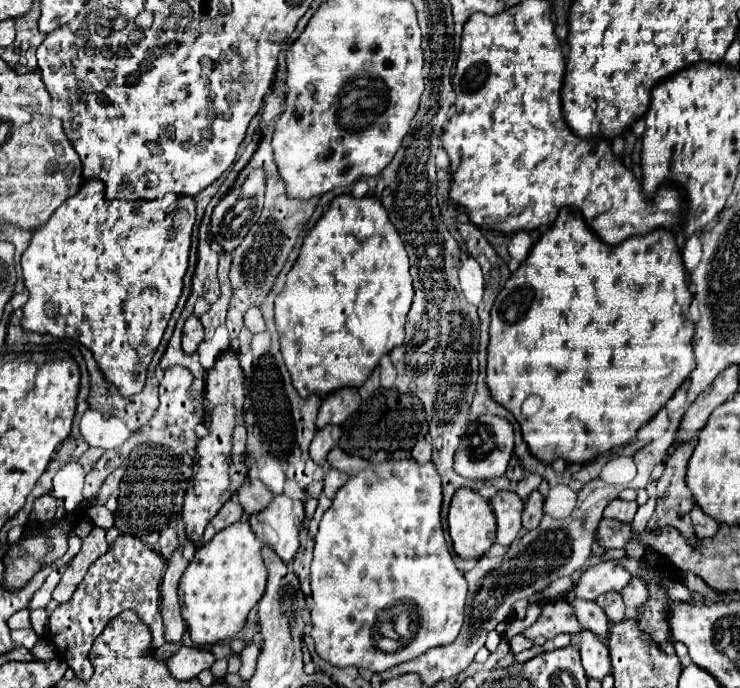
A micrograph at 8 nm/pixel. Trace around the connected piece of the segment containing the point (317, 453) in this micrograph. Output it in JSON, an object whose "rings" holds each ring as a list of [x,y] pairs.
{"rings":[[[328,424],[326,428],[320,428],[316,432],[312,444],[310,444],[310,456],[312,456],[312,460],[324,464],[328,450],[338,442],[338,438],[340,438],[340,426]]]}

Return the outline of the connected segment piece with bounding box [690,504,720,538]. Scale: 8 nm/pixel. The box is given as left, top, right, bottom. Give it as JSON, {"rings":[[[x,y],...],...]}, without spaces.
{"rings":[[[698,504],[692,506],[692,510],[690,510],[690,518],[692,518],[692,524],[694,524],[694,532],[696,532],[696,536],[700,536],[700,538],[708,538],[708,536],[714,536],[714,534],[718,532],[718,526],[720,526],[720,524],[718,524],[714,518],[706,516],[706,514],[698,508]]]}

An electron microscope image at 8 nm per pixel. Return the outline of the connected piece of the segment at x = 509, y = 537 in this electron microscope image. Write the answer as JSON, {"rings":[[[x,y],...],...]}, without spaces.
{"rings":[[[500,490],[490,500],[490,504],[494,508],[496,522],[498,522],[496,542],[508,548],[522,532],[522,508],[524,508],[524,502],[516,492]]]}

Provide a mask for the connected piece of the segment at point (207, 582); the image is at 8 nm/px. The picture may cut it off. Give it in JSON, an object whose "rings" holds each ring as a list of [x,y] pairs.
{"rings":[[[246,520],[224,528],[210,542],[196,550],[196,556],[188,564],[178,588],[178,594],[184,602],[182,618],[194,644],[214,644],[234,638],[242,630],[248,612],[258,604],[266,586],[268,572],[260,552],[262,542],[258,536],[254,536],[254,530]]]}

